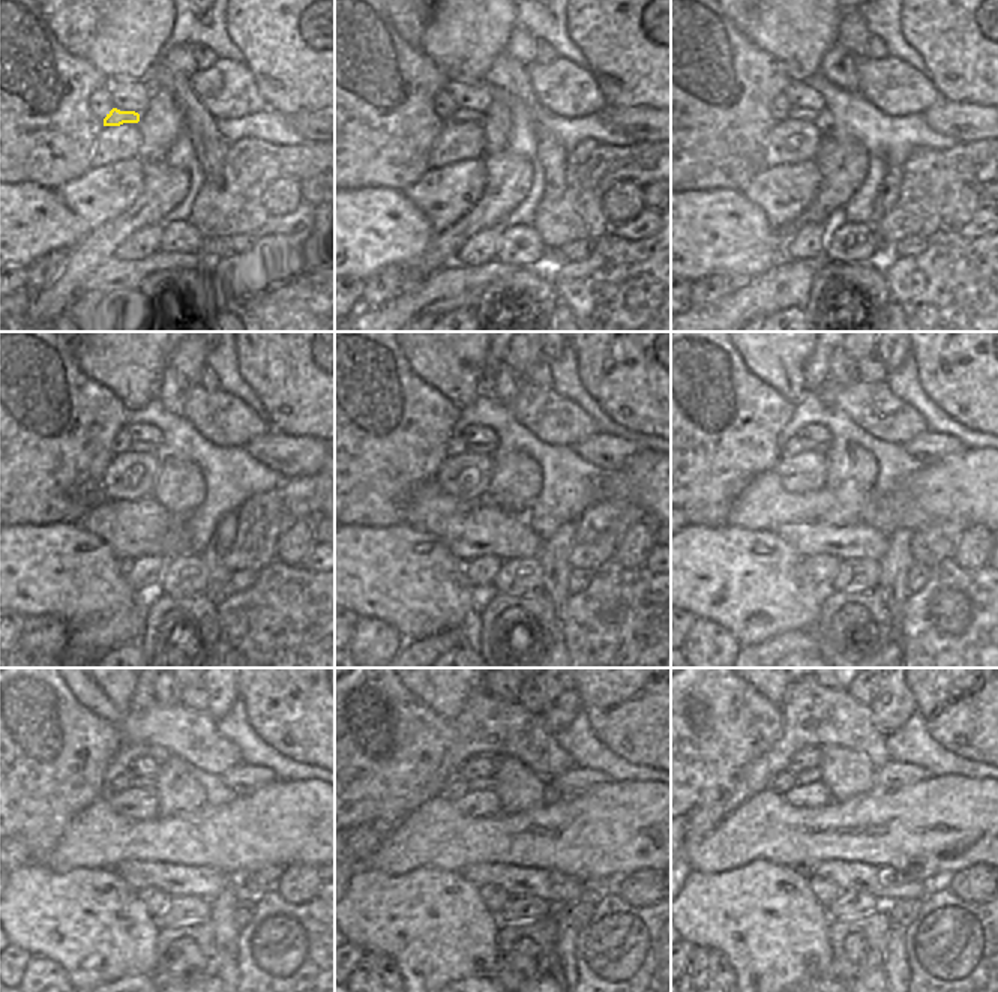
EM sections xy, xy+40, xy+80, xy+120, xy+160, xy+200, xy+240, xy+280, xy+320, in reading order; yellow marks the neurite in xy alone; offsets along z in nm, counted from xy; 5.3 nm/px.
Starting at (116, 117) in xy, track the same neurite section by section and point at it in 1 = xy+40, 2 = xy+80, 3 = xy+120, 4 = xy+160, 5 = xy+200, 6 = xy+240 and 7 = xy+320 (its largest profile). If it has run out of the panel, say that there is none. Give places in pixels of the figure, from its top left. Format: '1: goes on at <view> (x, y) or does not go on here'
1: goes on at xy+40 (461, 114)
2: goes on at xy+80 (794, 113)
3: goes on at xy+120 (135, 446)
4: goes on at xy+160 (488, 449)
5: goes on at xy+200 (808, 447)
6: goes on at xy+240 (135, 782)
7: goes on at xy+320 (814, 775)

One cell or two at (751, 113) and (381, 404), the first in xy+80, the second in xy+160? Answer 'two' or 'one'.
one

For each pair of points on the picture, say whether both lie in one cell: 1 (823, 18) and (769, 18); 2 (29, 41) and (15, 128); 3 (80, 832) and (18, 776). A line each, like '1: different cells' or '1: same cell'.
1: same cell
2: same cell
3: different cells

